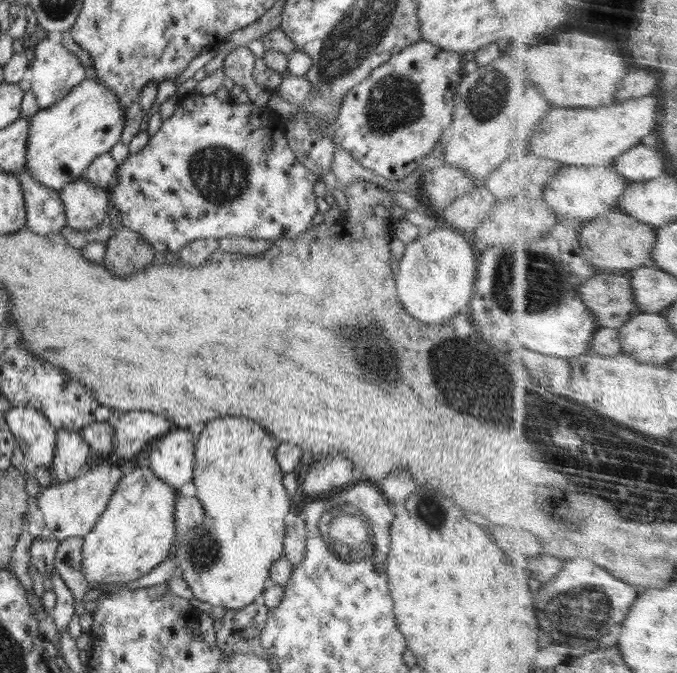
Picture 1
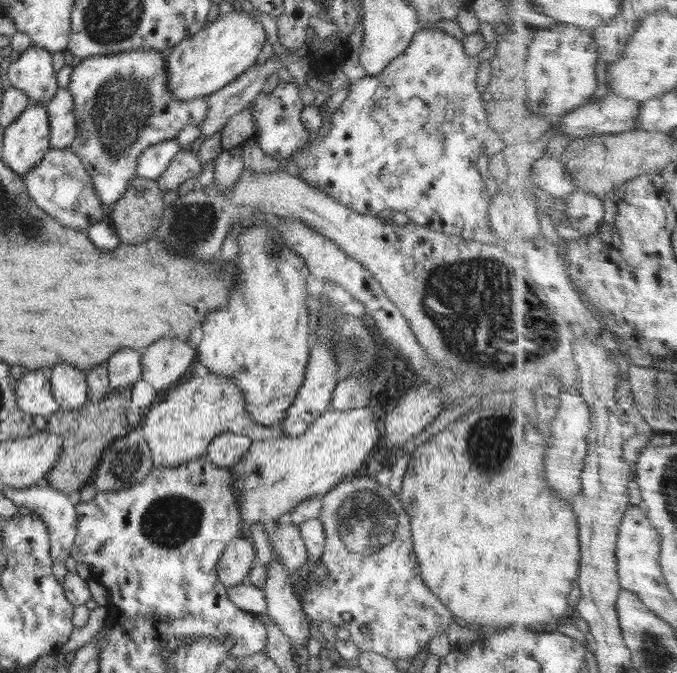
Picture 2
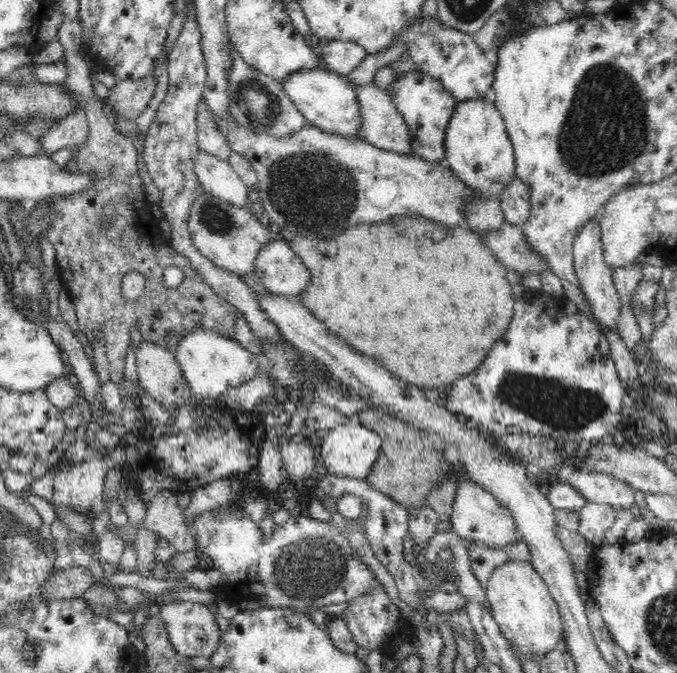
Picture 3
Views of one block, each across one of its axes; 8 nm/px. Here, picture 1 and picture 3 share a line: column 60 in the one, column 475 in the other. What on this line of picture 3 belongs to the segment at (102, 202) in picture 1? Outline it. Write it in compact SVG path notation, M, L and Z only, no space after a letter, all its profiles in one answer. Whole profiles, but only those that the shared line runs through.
M214 117L215 122L217 122L218 129L222 132L224 138L230 144L231 150L240 154L243 158L248 160L248 163L256 171L258 184L256 187L260 190L260 202L266 214L270 216L272 224L278 224L282 230L290 230L292 234L305 236L306 238L330 238L332 236L338 236L342 234L344 230L348 230L350 226L356 226L356 224L364 224L364 222L374 222L374 224L380 224L380 222L386 222L388 218L392 218L394 215L398 216L418 216L418 218L425 218L426 220L431 220L432 222L438 222L446 224L450 228L458 228L458 226L464 227L466 222L466 204L471 199L484 199L480 192L469 188L462 180L459 180L457 176L453 173L445 163L439 162L428 162L426 160L409 157L406 155L400 155L393 151L386 151L378 149L376 146L370 145L366 141L359 138L347 138L346 136L340 136L336 134L329 134L317 127L307 126L302 131L292 134L291 136L286 136L285 138L276 138L266 134L266 132L261 134L256 134L250 129L246 129L240 124L234 121L234 118L230 118L228 121L226 119L220 119L220 117Z

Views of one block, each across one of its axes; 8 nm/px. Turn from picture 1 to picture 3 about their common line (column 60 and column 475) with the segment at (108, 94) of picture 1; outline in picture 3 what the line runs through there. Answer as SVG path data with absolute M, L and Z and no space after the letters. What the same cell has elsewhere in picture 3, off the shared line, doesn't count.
M491 97L458 101L446 128L445 165L459 180L486 198L497 199L516 180L516 155L506 124Z

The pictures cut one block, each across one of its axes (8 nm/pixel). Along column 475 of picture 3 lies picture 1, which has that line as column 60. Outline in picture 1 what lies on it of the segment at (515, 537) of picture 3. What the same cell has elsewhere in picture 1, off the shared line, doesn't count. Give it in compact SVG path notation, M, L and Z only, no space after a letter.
M106 459L101 460L95 466L90 466L75 479L42 488L36 499L38 509L43 514L46 535L63 541L88 534L100 518L100 514L106 510L108 500L112 498L122 476L124 472L120 471L120 467Z

